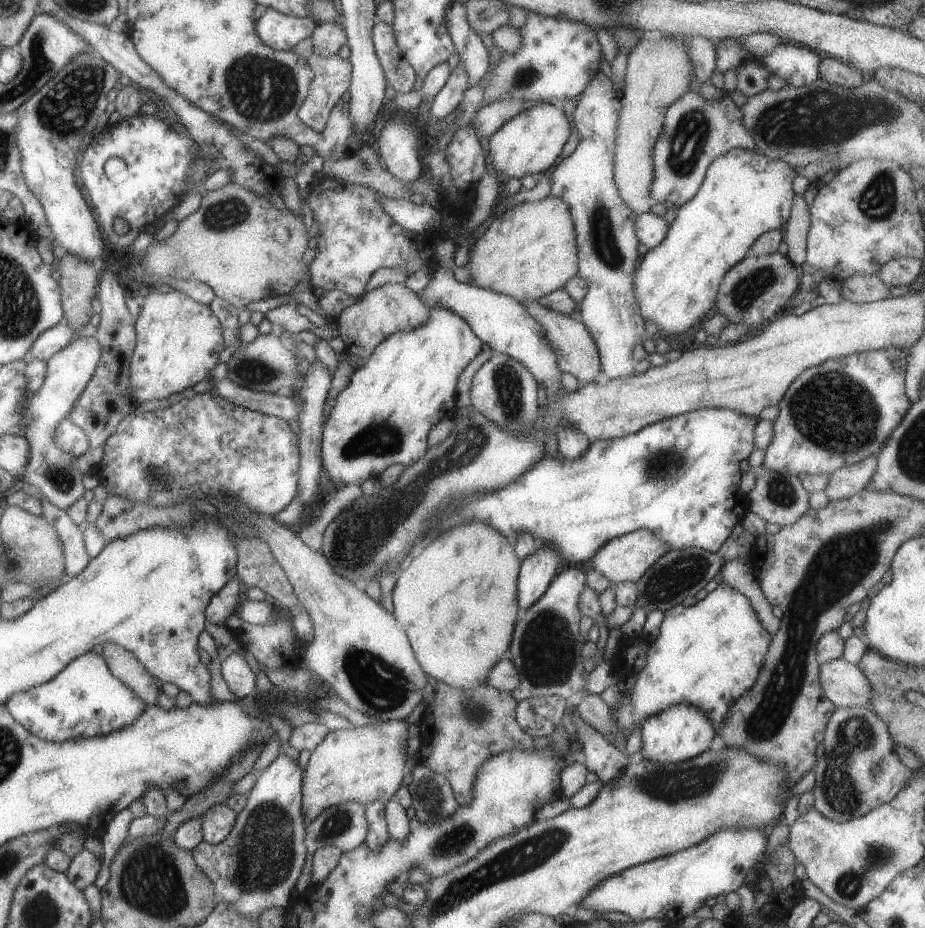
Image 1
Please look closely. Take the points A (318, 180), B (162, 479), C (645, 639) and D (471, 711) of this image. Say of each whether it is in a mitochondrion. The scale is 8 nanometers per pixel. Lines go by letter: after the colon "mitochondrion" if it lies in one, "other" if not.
A: other
B: mitochondrion
C: other
D: mitochondrion

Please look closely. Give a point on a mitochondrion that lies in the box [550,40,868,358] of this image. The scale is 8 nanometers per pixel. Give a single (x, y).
(686, 147)

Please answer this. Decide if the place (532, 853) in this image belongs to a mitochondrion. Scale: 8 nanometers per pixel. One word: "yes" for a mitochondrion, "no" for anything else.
yes

